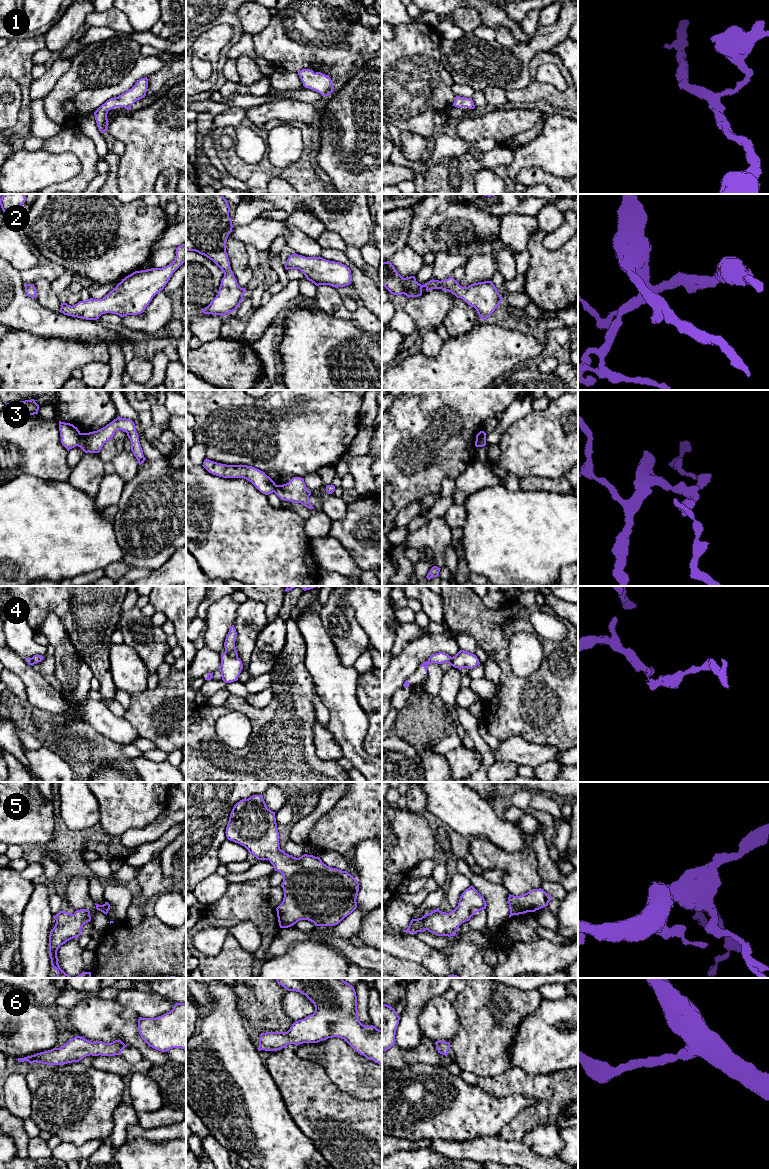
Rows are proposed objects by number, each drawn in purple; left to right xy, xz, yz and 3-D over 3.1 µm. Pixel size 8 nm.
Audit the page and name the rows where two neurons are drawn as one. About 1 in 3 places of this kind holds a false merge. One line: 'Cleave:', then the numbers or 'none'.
Cleave: 3, 4

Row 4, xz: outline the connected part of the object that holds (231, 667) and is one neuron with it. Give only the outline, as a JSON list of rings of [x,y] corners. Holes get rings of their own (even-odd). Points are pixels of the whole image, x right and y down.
[[[226,652],[221,654],[221,665],[218,670],[224,682],[237,681],[242,669],[243,664],[238,657],[230,657]]]

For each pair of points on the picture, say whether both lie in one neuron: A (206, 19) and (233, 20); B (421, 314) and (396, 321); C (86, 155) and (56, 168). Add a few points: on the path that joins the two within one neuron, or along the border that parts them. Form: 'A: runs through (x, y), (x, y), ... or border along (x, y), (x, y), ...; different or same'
A: runs through (213, 18), (226, 18); same
B: border along (404, 309), (415, 325), (415, 329), (407, 336); different
C: border along (54, 152), (72, 152), (80, 163), (80, 172); different

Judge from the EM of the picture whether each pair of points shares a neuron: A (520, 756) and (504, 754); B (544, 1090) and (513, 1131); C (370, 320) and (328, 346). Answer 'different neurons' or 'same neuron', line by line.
A: same neuron
B: same neuron
C: different neurons

